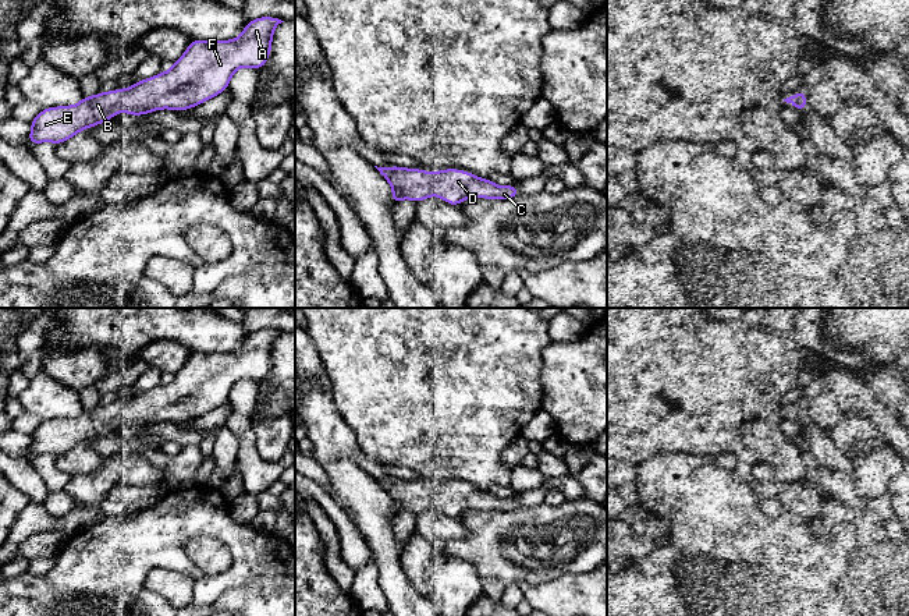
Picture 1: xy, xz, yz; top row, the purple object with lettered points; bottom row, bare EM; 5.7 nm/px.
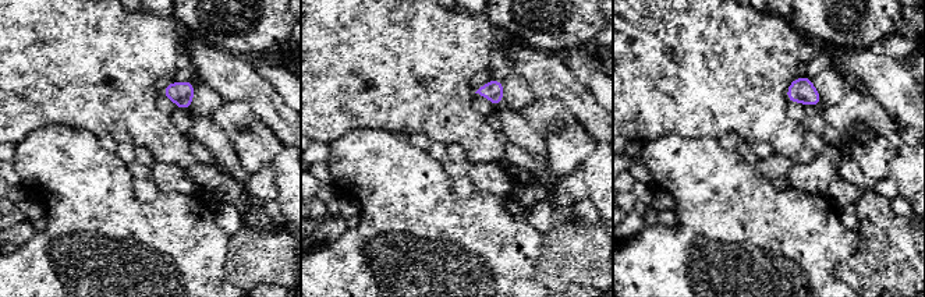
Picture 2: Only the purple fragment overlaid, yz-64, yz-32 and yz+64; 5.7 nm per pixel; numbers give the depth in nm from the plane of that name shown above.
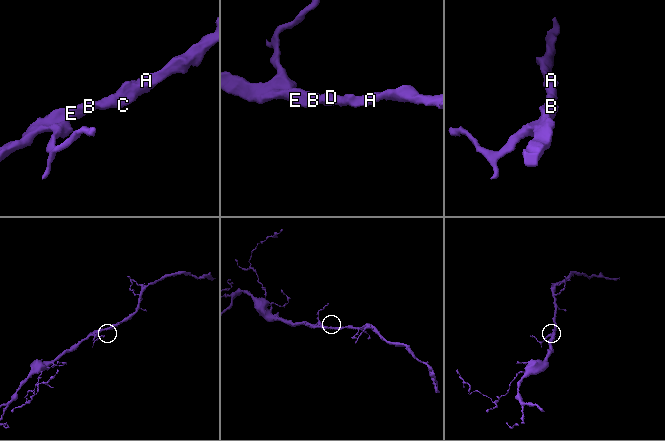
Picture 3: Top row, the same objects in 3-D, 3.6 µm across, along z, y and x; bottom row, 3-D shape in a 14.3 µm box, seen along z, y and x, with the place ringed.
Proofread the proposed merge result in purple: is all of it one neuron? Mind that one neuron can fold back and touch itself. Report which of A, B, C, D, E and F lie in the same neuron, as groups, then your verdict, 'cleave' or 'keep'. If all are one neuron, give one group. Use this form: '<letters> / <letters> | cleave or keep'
A B C D E F | keep

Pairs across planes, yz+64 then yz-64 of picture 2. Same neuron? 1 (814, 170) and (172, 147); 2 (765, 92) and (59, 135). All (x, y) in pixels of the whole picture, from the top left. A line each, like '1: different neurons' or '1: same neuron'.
1: different neurons
2: different neurons

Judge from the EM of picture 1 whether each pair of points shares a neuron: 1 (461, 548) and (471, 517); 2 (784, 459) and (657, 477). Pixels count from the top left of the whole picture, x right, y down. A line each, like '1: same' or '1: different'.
1: same
2: different

